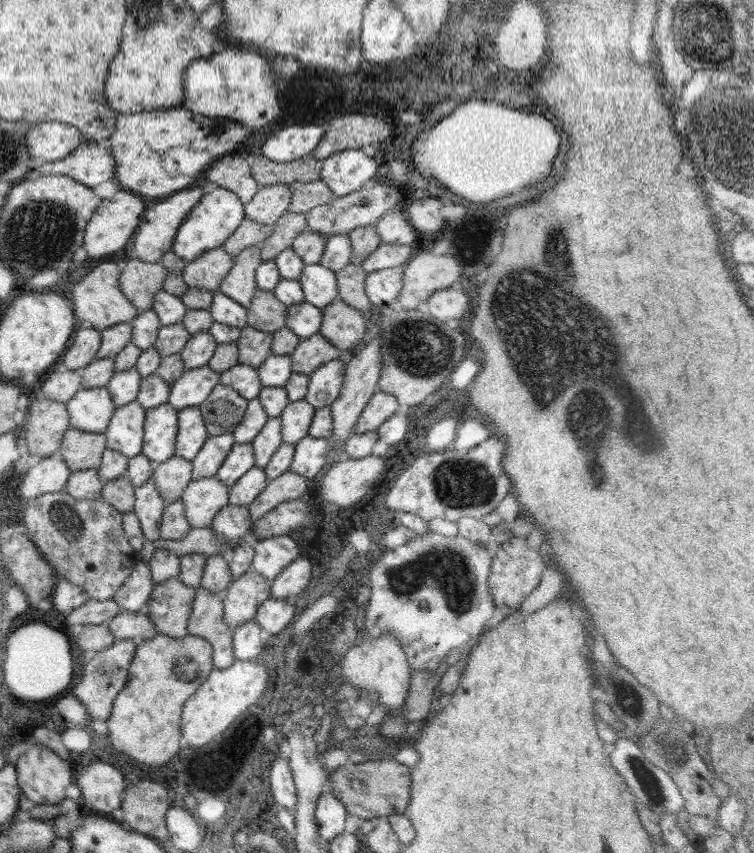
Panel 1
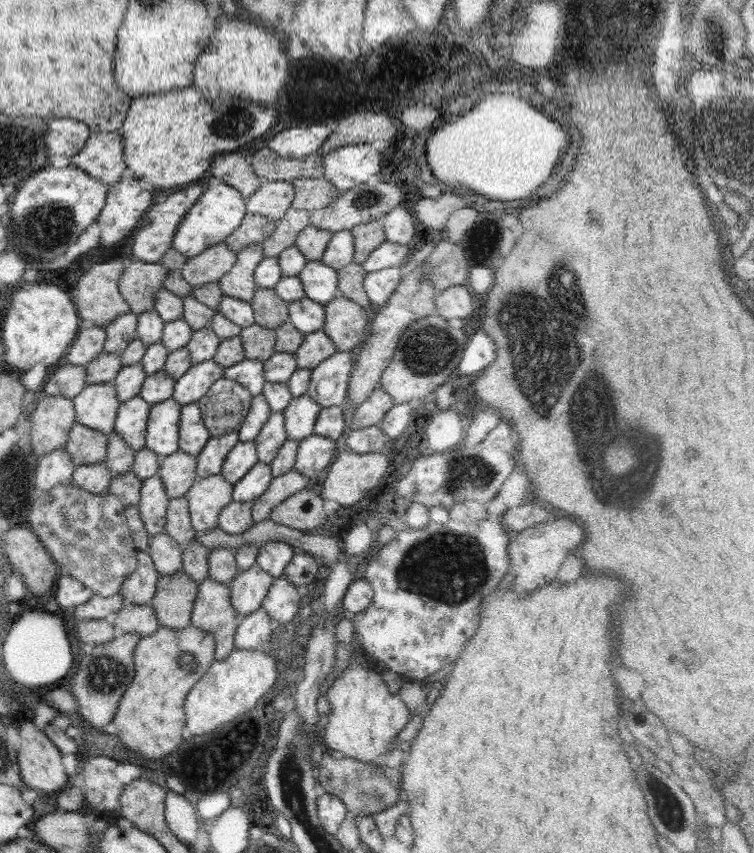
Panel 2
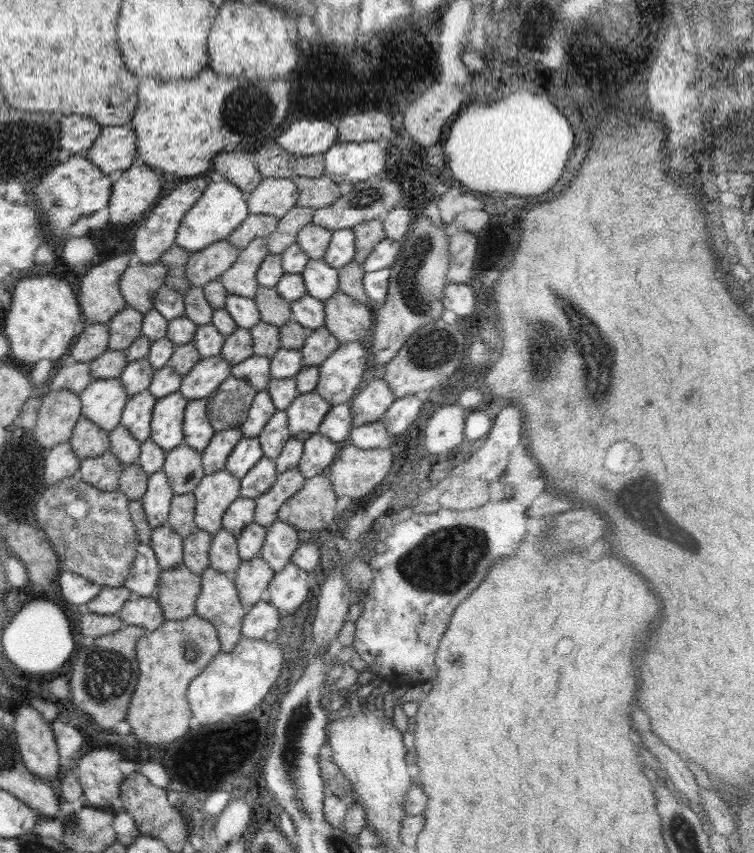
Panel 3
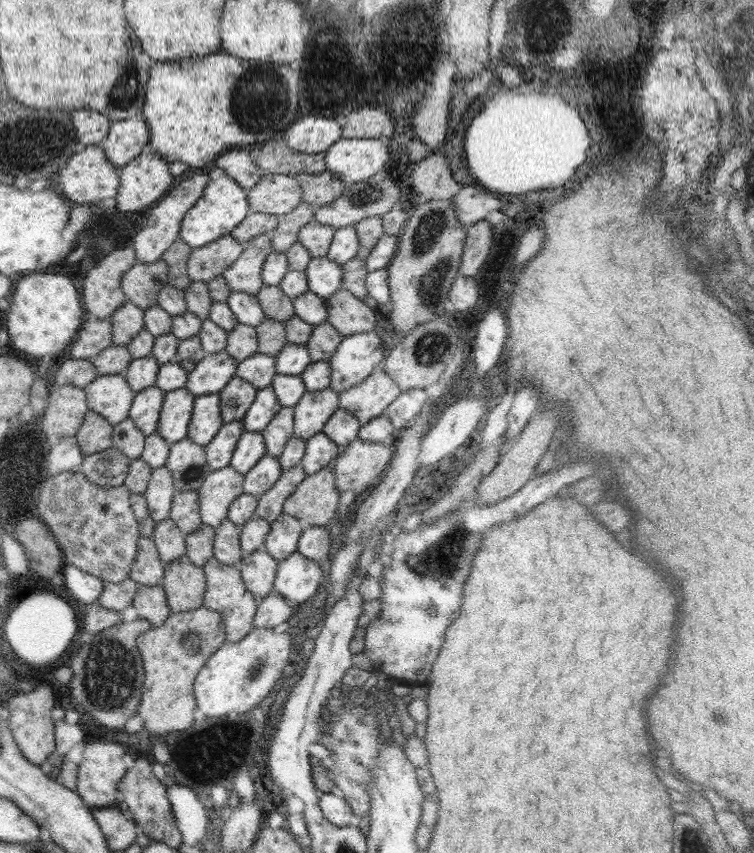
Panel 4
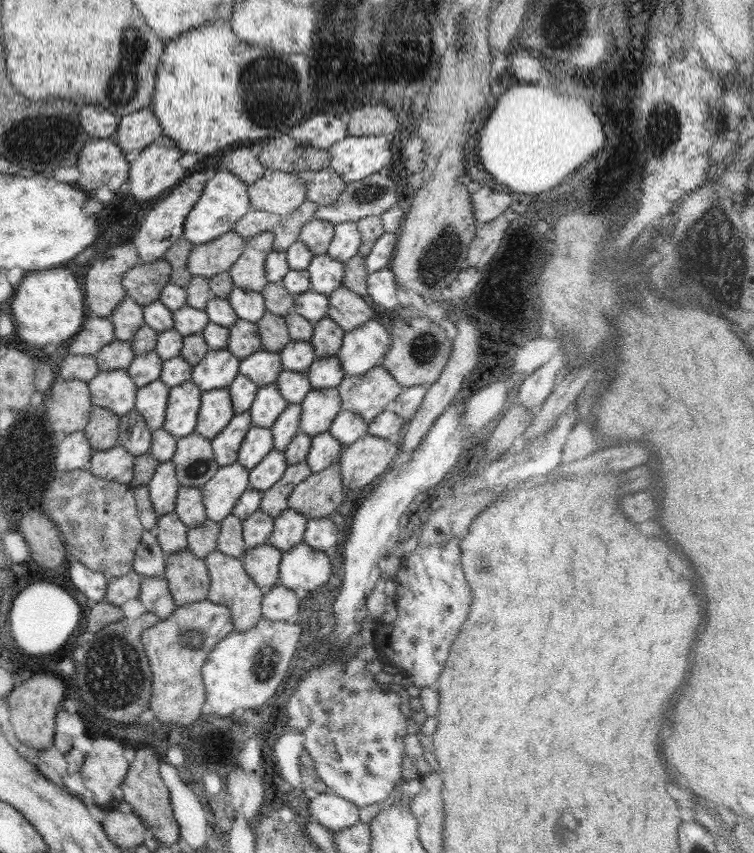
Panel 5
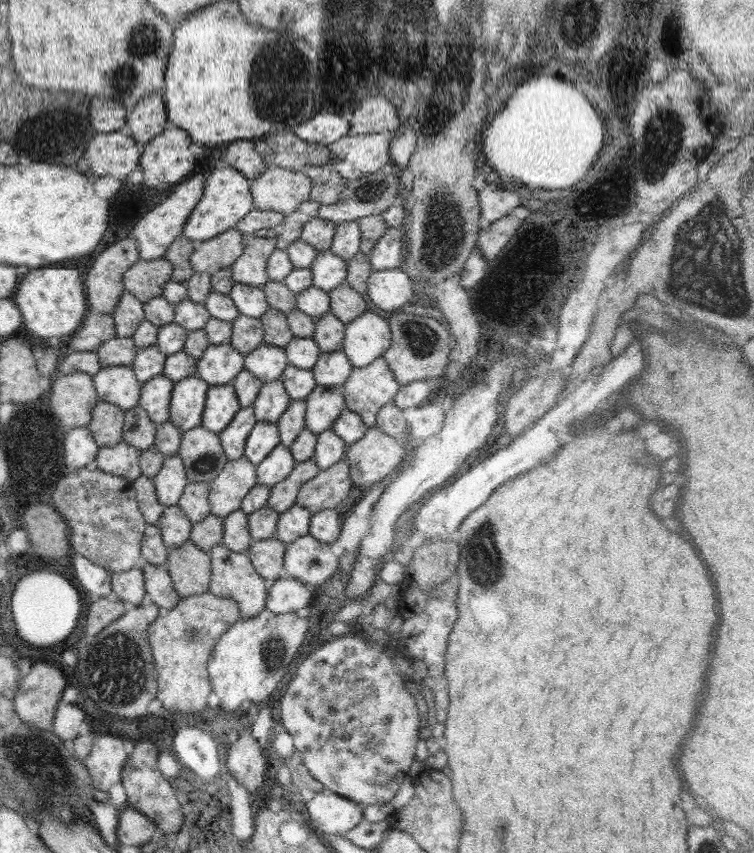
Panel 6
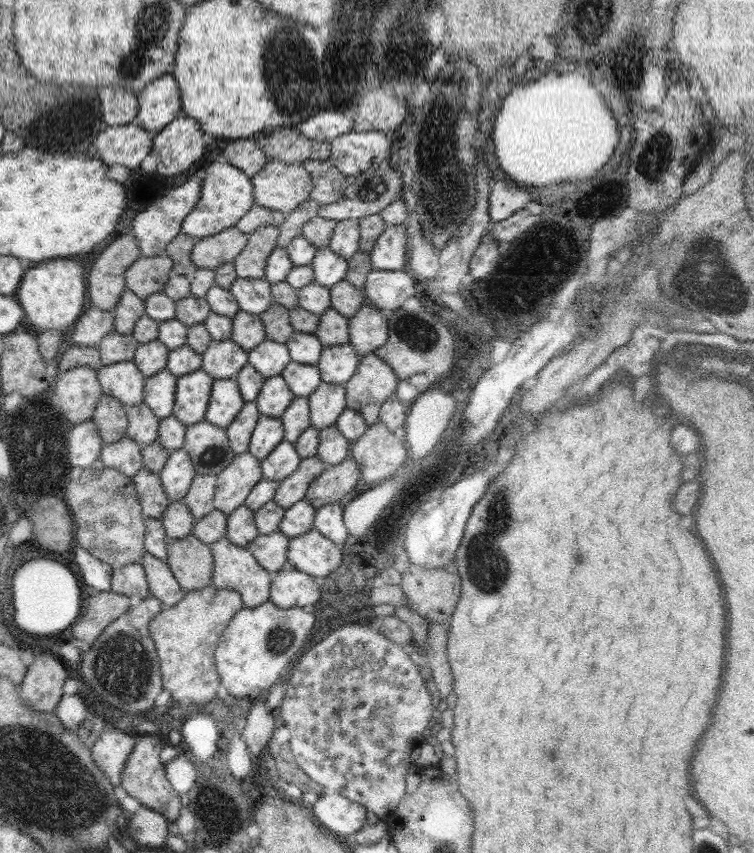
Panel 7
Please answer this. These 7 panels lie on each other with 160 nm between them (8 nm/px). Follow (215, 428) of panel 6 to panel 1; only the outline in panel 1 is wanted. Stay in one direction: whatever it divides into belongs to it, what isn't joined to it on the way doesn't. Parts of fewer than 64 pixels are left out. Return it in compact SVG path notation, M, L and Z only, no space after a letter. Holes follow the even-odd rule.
M185 407L178 411L176 456L191 461L209 436L198 407Z

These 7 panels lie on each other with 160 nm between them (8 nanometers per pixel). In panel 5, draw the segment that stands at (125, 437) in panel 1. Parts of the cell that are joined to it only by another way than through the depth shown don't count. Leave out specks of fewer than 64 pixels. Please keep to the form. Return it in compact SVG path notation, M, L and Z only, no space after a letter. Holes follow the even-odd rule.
M156 380L138 389L135 410L142 415L152 431L163 428L169 388L162 381Z

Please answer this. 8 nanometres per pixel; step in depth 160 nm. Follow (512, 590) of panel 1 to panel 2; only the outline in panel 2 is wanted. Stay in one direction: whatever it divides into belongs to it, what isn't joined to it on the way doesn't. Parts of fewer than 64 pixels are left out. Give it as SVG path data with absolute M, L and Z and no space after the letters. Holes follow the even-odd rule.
M564 516L521 530L508 544L510 570L506 578L511 582L511 589L516 594L530 594L541 586L551 584L568 555L574 554L579 544L586 540L583 528L582 524Z

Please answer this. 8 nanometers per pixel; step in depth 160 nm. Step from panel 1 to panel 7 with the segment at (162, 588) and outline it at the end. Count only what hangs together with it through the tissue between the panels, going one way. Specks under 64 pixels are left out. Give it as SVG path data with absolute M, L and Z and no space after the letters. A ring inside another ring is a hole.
M190 534L184 538L169 540L167 553L166 564L182 590L200 590L211 584L213 556L209 543Z

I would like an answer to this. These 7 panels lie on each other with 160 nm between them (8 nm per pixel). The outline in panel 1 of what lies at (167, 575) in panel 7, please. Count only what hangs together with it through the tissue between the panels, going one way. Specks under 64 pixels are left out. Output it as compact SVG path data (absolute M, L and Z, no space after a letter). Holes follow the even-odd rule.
M122 609L114 618L109 619L107 624L116 641L143 642L158 634L153 621L143 611L136 613Z

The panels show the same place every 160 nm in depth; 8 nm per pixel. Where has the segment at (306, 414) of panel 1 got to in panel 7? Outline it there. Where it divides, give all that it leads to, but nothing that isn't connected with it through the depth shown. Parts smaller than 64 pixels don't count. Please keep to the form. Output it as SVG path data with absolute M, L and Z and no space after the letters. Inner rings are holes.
M321 381L309 397L311 426L323 429L332 426L346 409L345 385Z

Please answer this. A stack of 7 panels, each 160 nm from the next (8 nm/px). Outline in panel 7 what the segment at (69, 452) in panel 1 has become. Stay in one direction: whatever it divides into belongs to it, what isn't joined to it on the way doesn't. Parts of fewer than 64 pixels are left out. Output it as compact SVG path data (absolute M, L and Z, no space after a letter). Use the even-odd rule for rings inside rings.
M111 394L103 395L99 400L92 420L105 444L118 442L126 437L127 409Z

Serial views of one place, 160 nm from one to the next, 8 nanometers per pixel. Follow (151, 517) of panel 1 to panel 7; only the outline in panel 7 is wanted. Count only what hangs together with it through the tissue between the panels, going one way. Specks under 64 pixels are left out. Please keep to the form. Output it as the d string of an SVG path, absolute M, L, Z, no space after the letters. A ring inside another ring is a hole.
M182 448L170 451L163 469L159 472L162 487L171 501L186 497L193 478L197 475L190 455Z

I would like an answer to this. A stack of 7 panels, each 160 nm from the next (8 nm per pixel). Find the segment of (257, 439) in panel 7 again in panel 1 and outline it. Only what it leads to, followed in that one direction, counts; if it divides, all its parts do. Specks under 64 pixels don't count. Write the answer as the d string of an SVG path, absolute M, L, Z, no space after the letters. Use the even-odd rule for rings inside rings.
M235 442L215 476L231 488L243 474L254 466L255 456L251 443Z

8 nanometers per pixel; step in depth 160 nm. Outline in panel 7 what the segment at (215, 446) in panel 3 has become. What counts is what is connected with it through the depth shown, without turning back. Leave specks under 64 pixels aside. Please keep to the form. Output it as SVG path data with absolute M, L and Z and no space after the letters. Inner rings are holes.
M246 402L236 419L225 429L230 446L235 454L248 451L250 439L260 416L256 402Z

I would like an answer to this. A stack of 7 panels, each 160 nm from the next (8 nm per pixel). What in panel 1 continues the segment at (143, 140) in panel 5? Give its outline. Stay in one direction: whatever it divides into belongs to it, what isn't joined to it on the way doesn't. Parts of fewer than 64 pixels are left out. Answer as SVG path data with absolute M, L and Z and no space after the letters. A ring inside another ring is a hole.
M83 141L66 158L54 162L43 162L26 170L30 176L69 176L84 186L93 188L115 176L116 161L108 146Z

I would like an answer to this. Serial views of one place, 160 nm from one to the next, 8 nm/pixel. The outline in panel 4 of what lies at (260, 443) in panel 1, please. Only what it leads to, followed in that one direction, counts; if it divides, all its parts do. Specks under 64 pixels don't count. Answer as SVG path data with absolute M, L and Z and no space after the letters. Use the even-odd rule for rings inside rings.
M283 407L261 431L268 455L278 457L290 437L294 436L294 408Z

